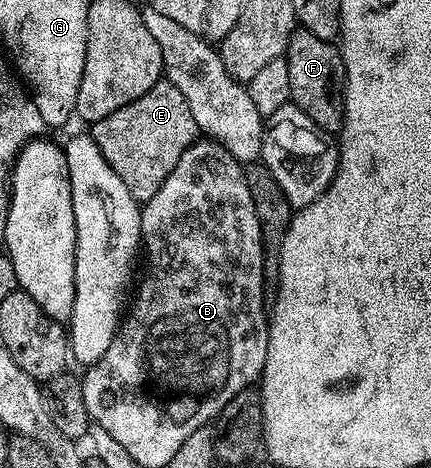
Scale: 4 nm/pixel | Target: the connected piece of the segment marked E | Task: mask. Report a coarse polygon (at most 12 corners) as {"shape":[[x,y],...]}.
{"shape":[[167,80],[91,123],[141,204],[198,138]]}

